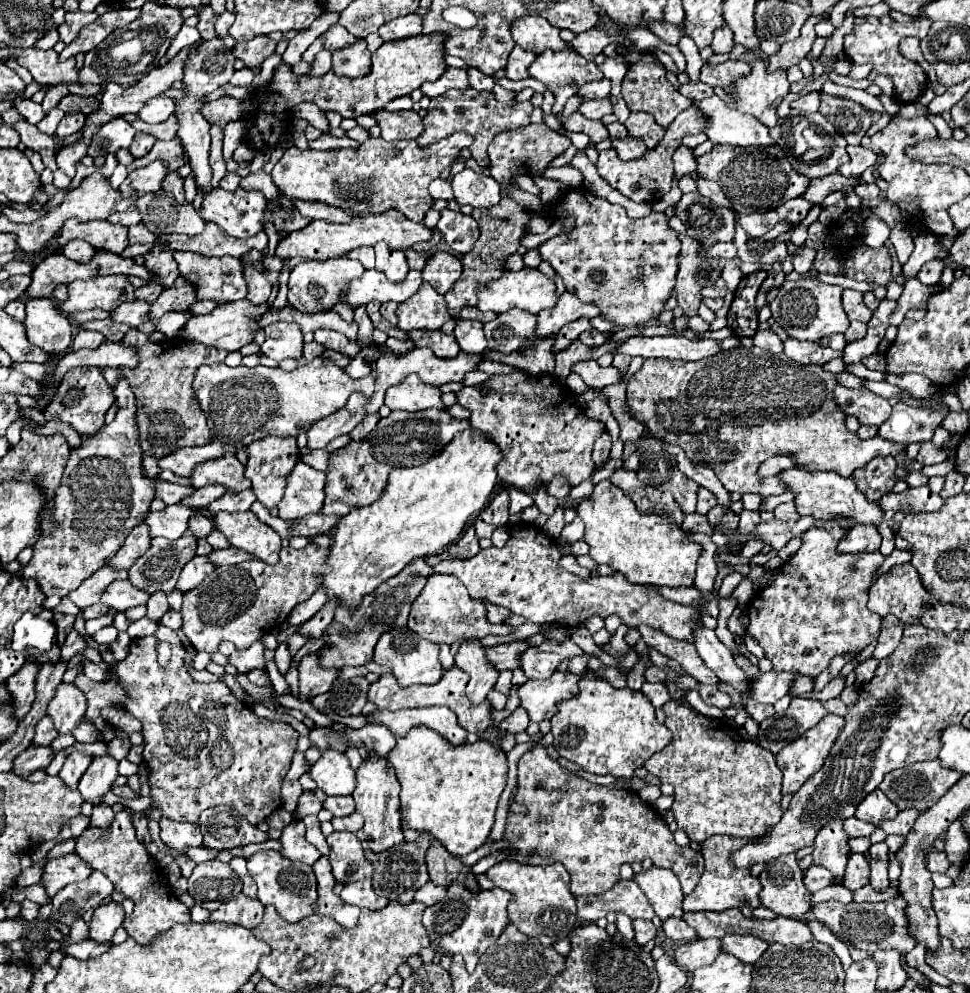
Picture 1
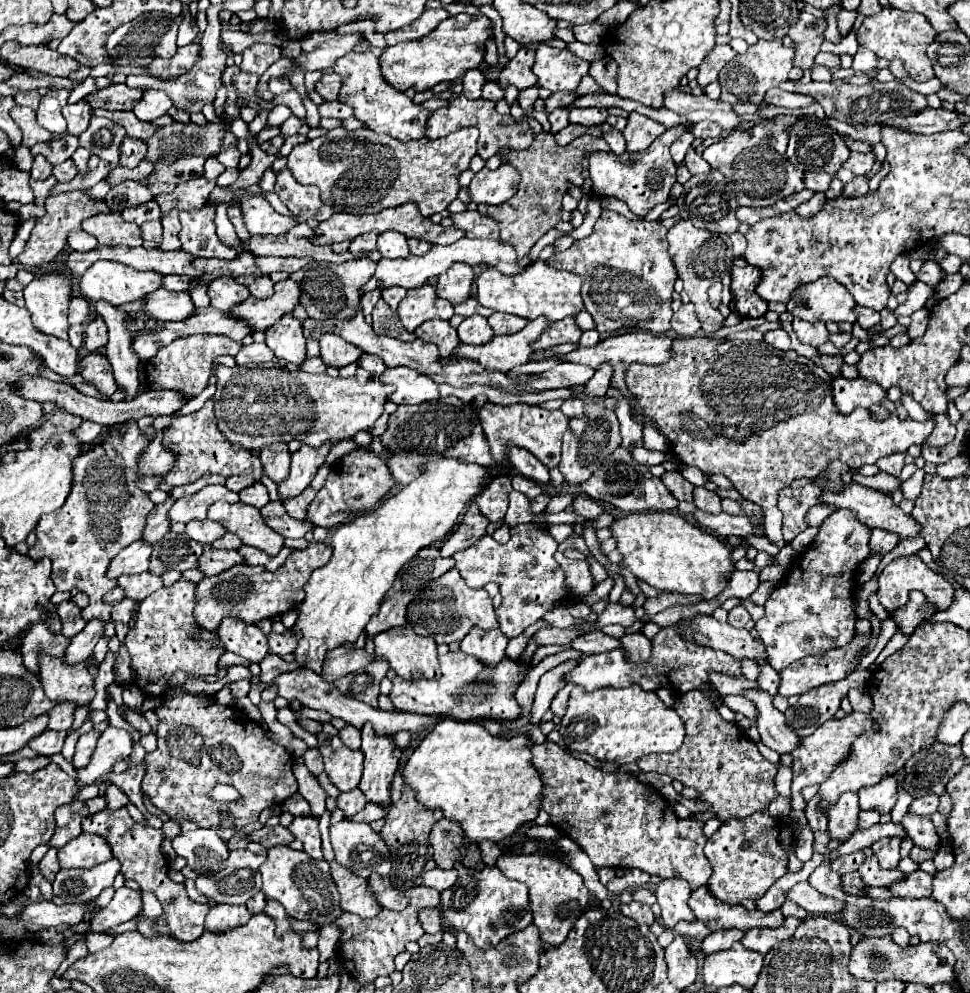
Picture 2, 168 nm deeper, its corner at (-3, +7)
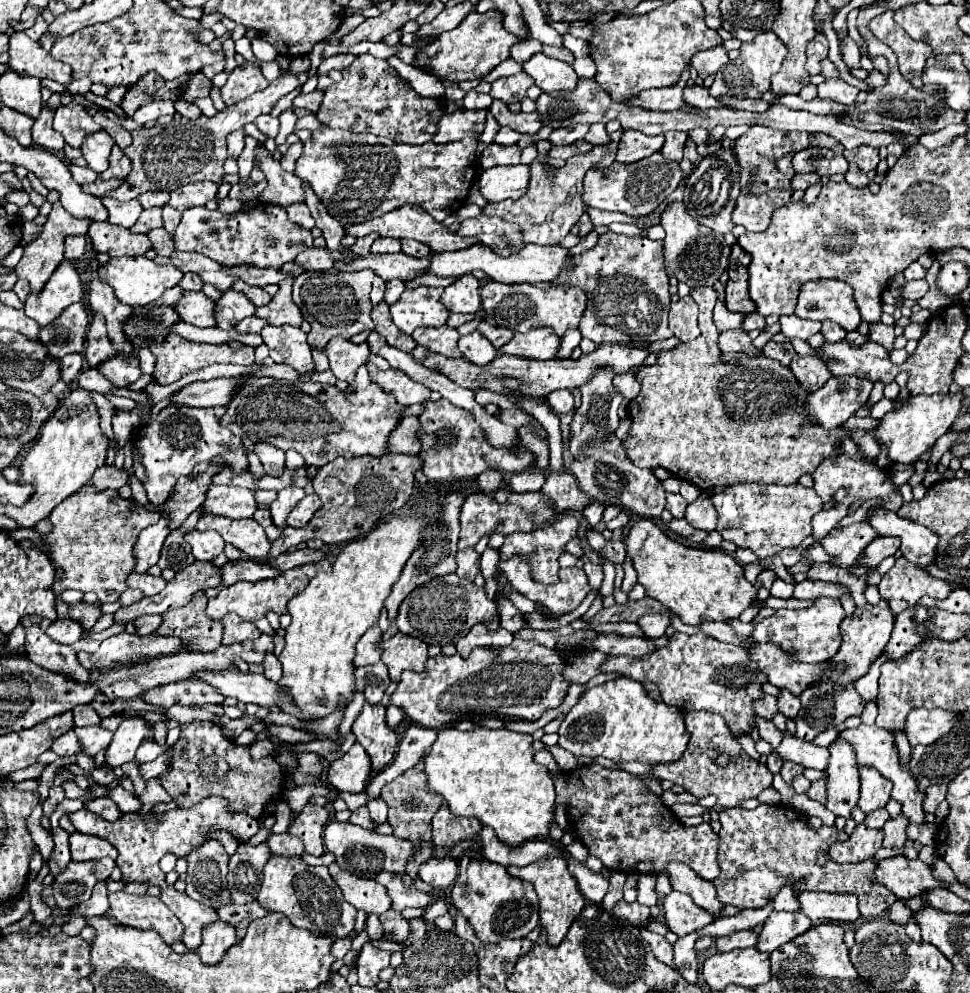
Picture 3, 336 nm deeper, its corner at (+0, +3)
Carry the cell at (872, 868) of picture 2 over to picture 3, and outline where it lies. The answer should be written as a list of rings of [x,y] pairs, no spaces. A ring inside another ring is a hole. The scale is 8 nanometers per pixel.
[[[893,856],[887,860],[877,862],[875,878],[887,886],[897,898],[913,898],[929,888],[945,886],[933,878],[931,866],[923,864],[921,860],[907,860],[903,856]]]

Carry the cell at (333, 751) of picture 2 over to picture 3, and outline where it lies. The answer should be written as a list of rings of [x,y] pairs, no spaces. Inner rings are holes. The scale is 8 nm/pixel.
[[[353,744],[347,754],[333,760],[327,770],[327,780],[335,790],[361,792],[367,788],[371,774],[371,760],[361,744]]]

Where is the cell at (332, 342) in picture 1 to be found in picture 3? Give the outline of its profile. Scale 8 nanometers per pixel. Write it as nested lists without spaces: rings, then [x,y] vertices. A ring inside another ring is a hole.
[[[333,338],[325,346],[325,354],[329,358],[329,366],[331,366],[331,372],[335,374],[335,378],[351,382],[357,368],[367,362],[371,352],[365,342],[353,344],[343,338]]]

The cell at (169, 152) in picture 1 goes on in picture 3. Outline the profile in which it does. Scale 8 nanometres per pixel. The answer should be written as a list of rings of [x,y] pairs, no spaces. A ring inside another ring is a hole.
[[[97,176],[95,182],[91,182],[91,184],[83,184],[83,190],[85,190],[87,194],[93,194],[93,196],[103,198],[107,192],[119,188],[123,182],[125,182],[125,180],[103,180],[101,176]]]

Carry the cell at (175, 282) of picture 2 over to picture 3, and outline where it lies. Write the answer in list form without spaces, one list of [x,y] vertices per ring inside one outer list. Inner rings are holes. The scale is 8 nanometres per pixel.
[[[185,274],[177,286],[179,286],[179,288],[183,288],[183,290],[199,292],[199,290],[201,290],[201,286],[203,286],[203,280],[201,280],[197,274]]]

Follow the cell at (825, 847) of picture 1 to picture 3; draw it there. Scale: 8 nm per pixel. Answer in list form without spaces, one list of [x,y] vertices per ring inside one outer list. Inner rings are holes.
[[[835,740],[829,746],[831,758],[827,766],[827,804],[835,816],[851,818],[851,810],[859,800],[859,770],[855,752],[845,740]]]

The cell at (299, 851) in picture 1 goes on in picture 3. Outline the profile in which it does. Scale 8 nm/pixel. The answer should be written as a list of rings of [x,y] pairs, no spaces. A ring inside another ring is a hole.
[[[307,804],[301,810],[301,814],[295,818],[295,822],[289,826],[289,832],[303,840],[305,852],[309,852],[313,856],[321,856],[325,852],[321,832],[323,832],[327,820],[329,820],[327,808],[315,806],[315,804]]]

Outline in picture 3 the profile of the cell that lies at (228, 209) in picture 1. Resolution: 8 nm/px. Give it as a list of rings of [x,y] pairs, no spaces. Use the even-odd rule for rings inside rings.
[[[201,206],[183,212],[173,242],[175,250],[205,254],[221,266],[253,264],[259,268],[281,268],[285,262],[293,262],[299,252],[309,248],[313,236],[309,230],[293,224],[281,206],[269,206],[269,212],[265,206],[257,206],[239,216],[225,216],[219,210],[207,210]],[[233,220],[241,220],[241,226]]]

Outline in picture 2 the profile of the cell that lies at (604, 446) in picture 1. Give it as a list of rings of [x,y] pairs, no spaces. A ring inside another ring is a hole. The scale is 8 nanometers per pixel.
[[[570,398],[570,400],[564,400],[564,402],[562,402],[562,406],[560,406],[560,410],[562,410],[568,418],[578,416],[578,414],[582,414],[582,400],[580,400],[580,398]]]

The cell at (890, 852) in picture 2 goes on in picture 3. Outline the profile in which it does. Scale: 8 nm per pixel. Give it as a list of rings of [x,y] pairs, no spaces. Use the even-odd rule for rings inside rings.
[[[897,816],[895,820],[887,820],[883,826],[885,832],[885,840],[883,840],[883,848],[903,848],[905,846],[905,828],[907,828],[907,818],[905,816]]]

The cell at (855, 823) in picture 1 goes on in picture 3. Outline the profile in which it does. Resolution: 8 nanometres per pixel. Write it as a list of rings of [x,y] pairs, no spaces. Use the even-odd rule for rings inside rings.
[[[881,808],[881,810],[875,810],[875,812],[867,814],[867,818],[865,818],[865,826],[867,826],[867,828],[875,828],[875,830],[879,830],[879,828],[883,828],[883,824],[885,824],[887,820],[889,820],[889,814],[887,814],[885,808]]]

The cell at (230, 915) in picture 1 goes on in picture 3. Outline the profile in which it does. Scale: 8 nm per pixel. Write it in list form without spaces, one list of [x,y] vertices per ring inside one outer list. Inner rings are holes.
[[[215,920],[203,928],[203,942],[199,946],[199,956],[205,964],[215,964],[237,940],[237,930],[233,924]]]

